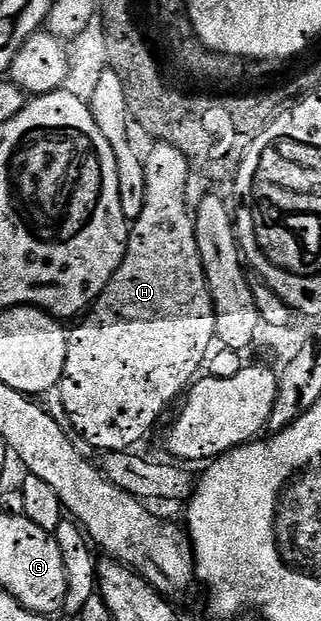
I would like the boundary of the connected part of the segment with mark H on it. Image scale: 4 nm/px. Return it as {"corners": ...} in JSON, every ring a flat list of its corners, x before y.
{"corners":[[156,143,153,144,153,146,153,149,150,150,148,154,145,152,142,157,144,162,144,174,146,175,146,183,148,184,146,187,146,203,142,207,142,215,138,215,138,219,131,222,126,255,118,267,118,271,110,279,110,283,106,288,102,290,100,297,96,300,95,305,91,306,87,316,79,322,81,325,78,326,76,330,73,328,71,332,69,332,68,346,66,347,66,367,62,371,62,379,58,386,60,401,64,404,65,415,68,416,69,422,67,421,67,424,71,426,73,430,76,428,77,431,84,436,85,442,83,441,83,444,85,446,87,446,86,444,93,445,94,448,100,449,99,451,128,451,136,447,136,444,155,427,156,420,167,411,168,404,170,404,176,396,179,398,181,394,193,384,194,378,201,372,202,366,207,362,210,356,210,350,216,341,212,296,210,295,208,284,206,283,202,259,198,255,194,217,190,212,187,199,184,198,184,188,188,185,190,166,188,160,182,155,182,151,178,151,178,147,165,145,163,143]]}

